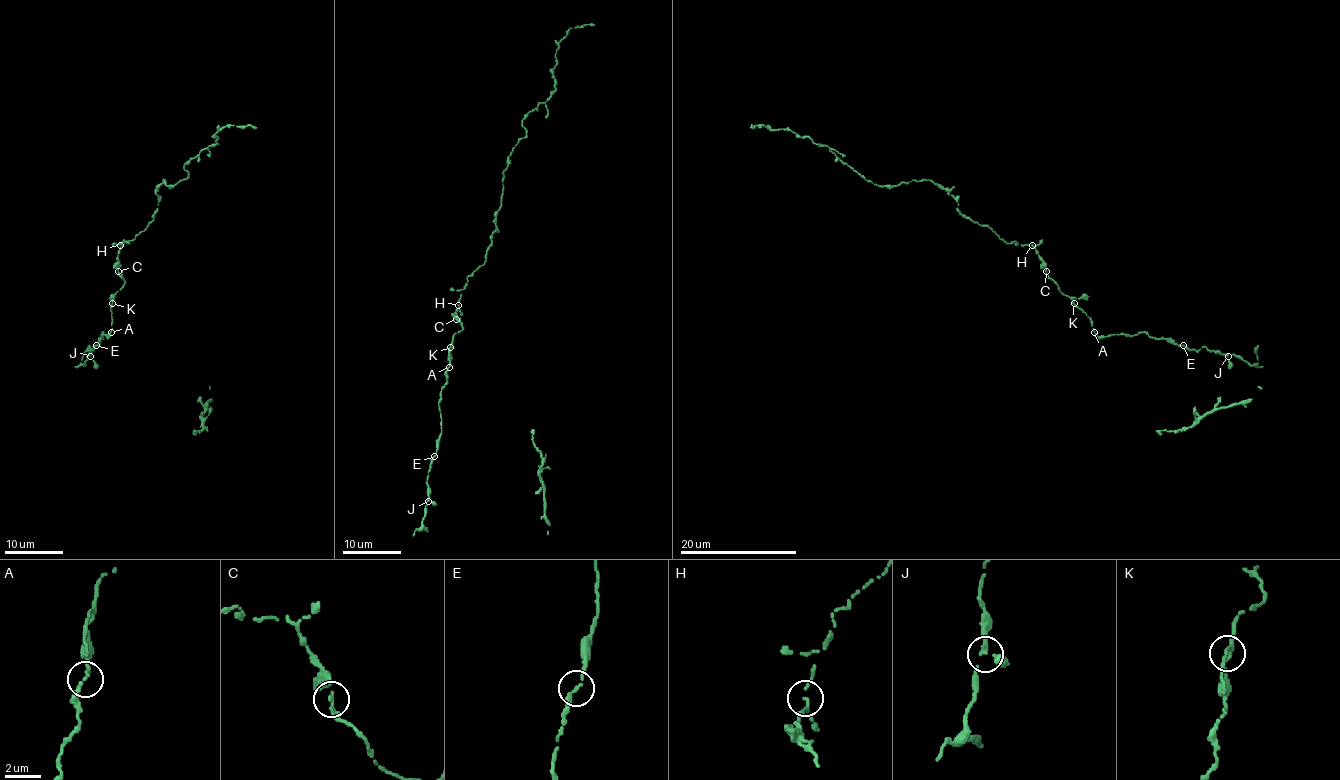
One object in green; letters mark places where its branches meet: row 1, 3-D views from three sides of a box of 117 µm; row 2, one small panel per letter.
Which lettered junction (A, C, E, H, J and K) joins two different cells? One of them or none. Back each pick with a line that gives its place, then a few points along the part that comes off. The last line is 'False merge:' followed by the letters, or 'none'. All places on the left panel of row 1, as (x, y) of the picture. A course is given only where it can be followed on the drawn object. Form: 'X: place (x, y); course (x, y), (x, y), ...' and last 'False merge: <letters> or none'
False merge: none

